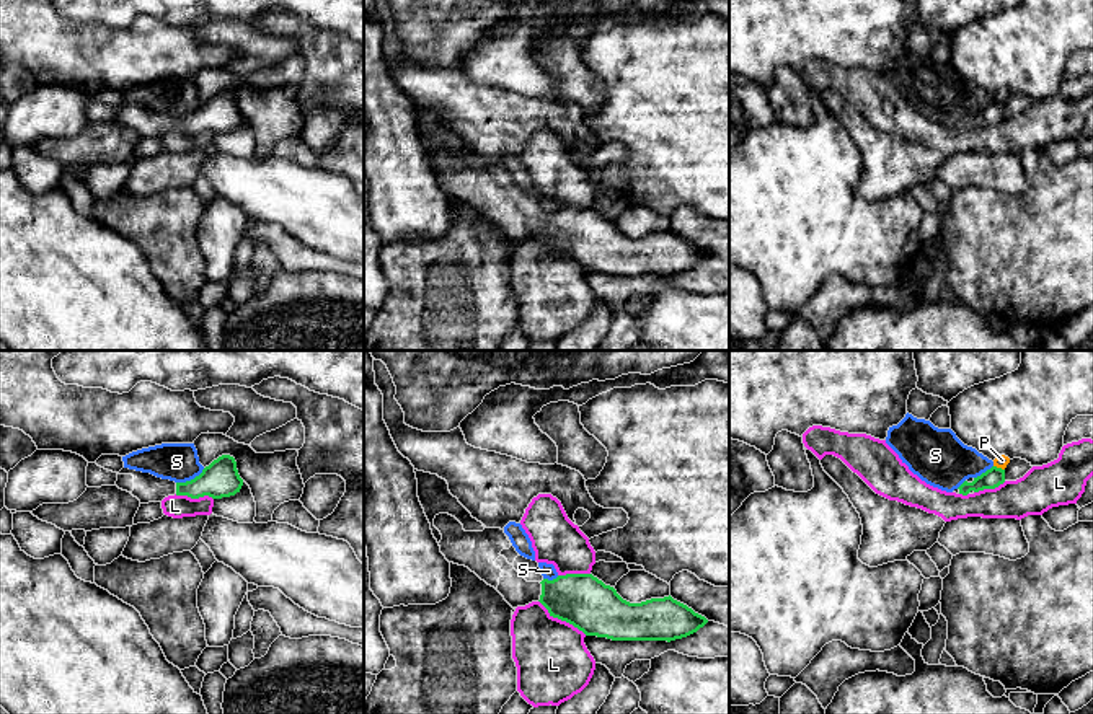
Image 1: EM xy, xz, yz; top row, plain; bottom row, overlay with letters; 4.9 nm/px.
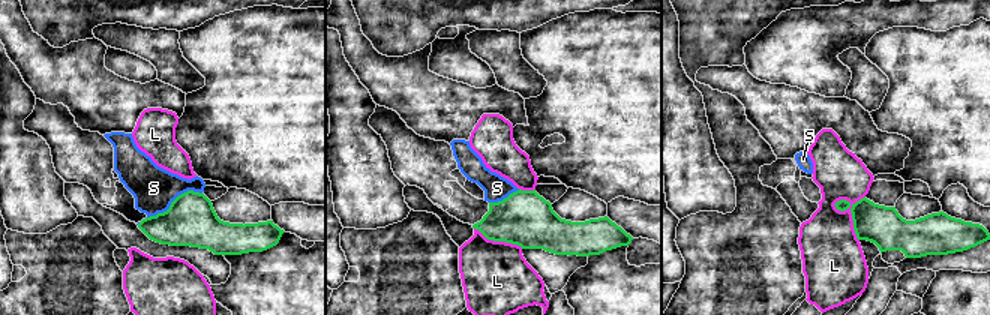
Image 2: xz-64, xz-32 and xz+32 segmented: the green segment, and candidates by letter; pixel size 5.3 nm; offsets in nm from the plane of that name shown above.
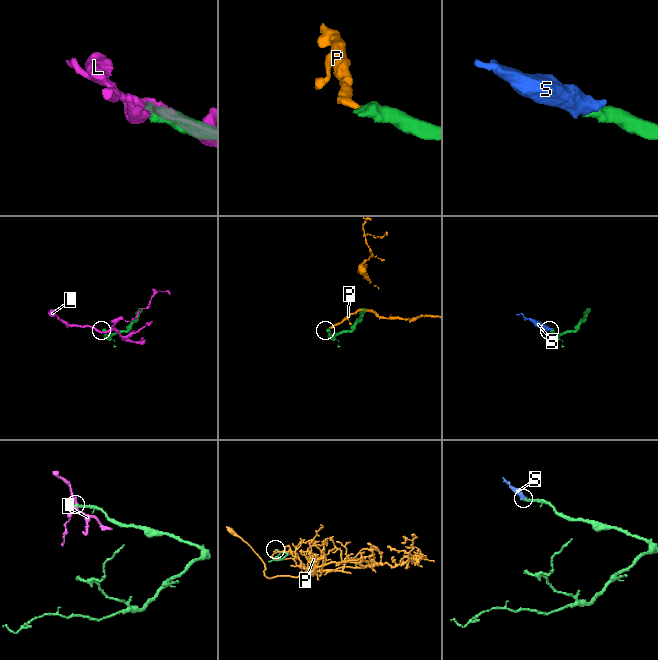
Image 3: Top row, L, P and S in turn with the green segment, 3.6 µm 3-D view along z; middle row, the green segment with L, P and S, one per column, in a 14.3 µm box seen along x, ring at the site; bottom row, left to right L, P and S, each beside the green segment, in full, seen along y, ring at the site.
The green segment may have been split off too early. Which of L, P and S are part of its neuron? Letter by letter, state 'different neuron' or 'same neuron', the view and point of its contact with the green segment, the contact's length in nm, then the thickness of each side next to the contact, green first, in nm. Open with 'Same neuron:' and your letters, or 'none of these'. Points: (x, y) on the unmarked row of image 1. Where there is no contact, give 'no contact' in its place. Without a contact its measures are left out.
Same neuron: none of these
L: different neuron | xz (561, 255) | 300 nm | 260/360 nm
P: different neuron | yz (999, 103) | 60 nm | 100/60 nm
S: different neuron | xy (191, 114) | 160 nm | 180/190 nm

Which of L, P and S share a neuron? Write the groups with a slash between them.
L / P S

